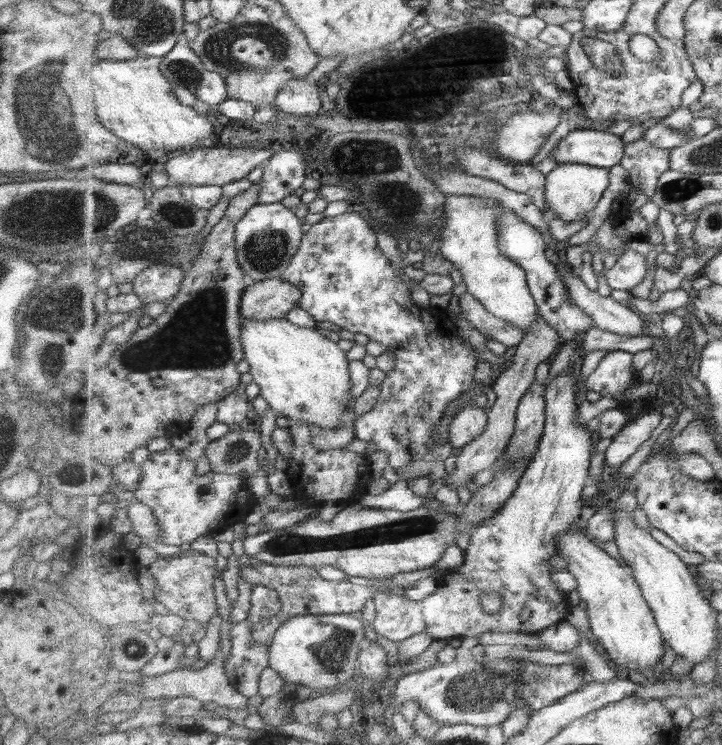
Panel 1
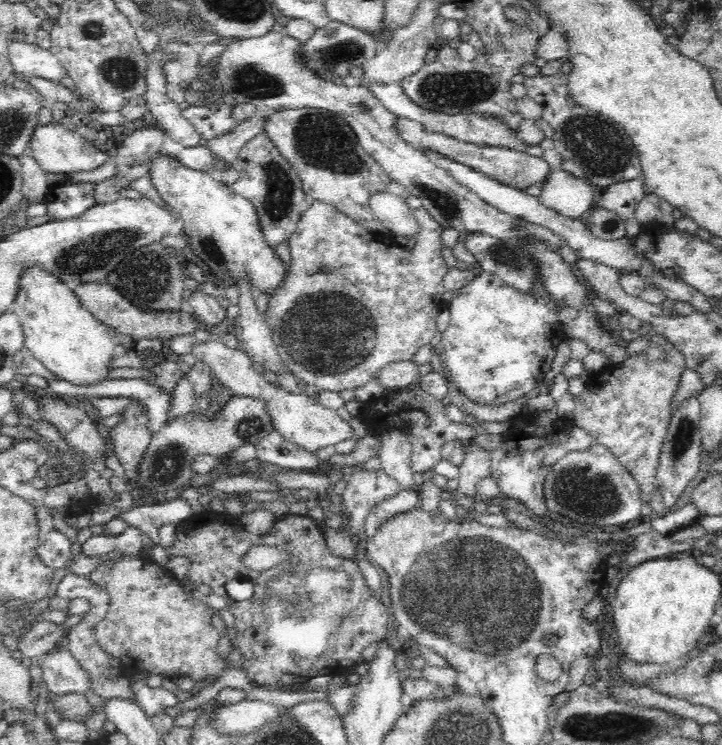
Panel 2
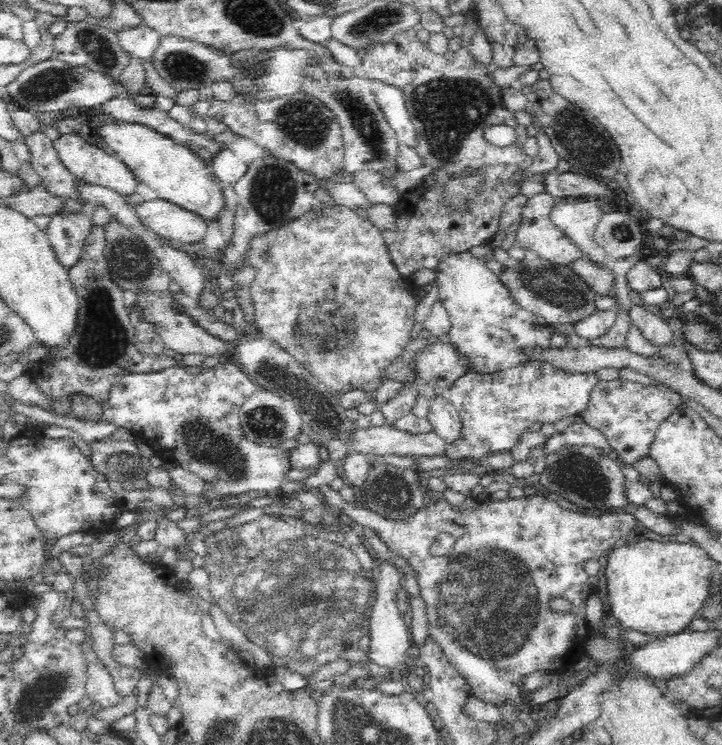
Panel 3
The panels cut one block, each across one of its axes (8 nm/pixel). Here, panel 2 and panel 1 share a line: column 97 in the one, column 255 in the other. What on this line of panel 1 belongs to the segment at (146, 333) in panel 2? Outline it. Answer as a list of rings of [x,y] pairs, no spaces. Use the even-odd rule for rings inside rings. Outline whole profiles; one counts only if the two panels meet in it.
[[[279,278],[250,281],[241,302],[241,316],[246,319],[285,318],[300,305],[303,292],[296,284]]]

